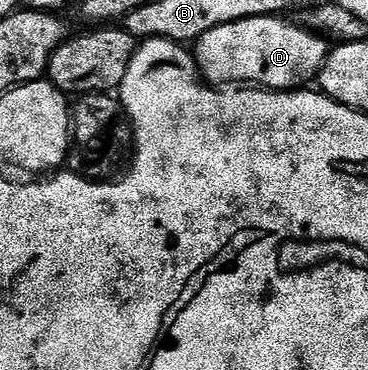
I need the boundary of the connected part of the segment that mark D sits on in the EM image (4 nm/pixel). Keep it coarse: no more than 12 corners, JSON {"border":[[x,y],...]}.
{"border":[[280,16],[218,26],[195,41],[213,86],[300,90],[325,37]]}

